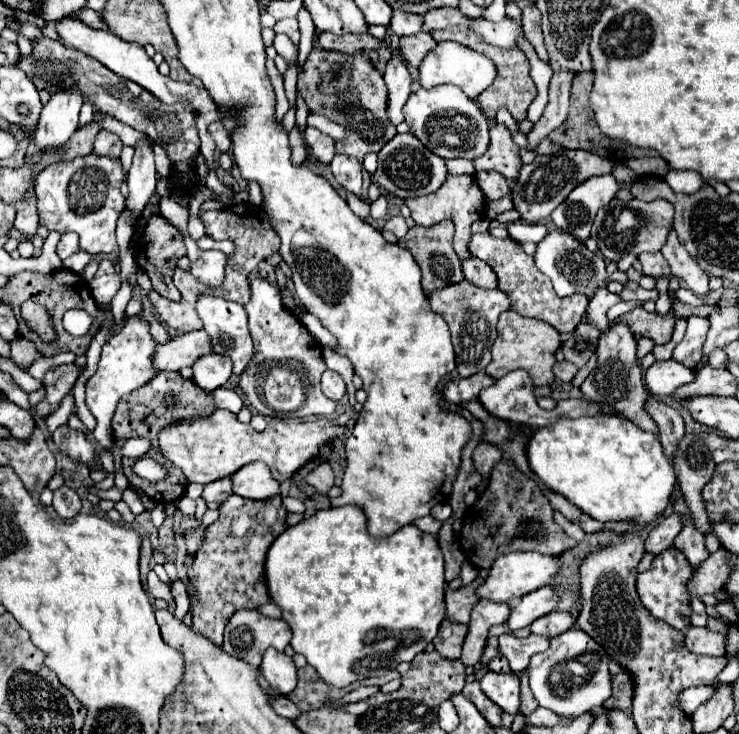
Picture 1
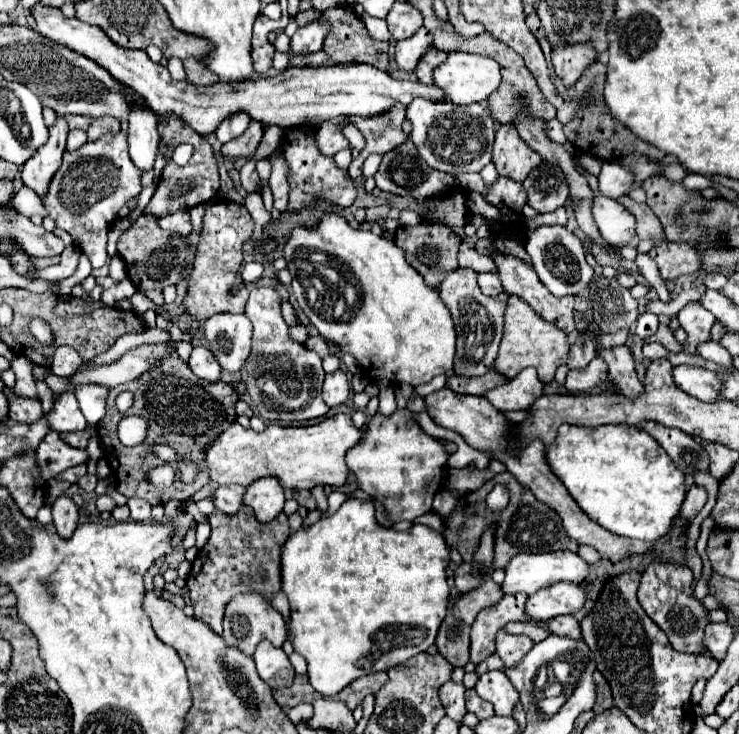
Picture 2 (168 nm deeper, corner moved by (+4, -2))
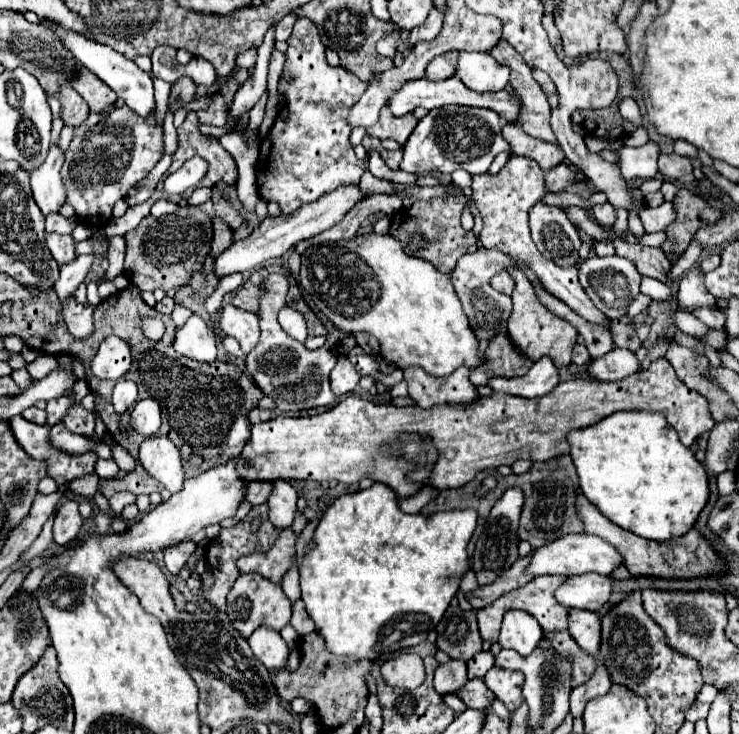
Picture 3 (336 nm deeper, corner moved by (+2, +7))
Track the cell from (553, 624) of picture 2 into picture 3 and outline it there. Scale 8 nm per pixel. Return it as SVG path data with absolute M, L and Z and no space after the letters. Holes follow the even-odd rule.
M570 609L568 611L568 631L572 639L590 655L596 655L600 641L600 617L594 611Z

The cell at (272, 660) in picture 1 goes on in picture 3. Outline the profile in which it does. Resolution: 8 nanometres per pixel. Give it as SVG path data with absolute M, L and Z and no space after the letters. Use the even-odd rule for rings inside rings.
M258 627L250 639L248 639L254 655L266 665L266 669L286 669L288 663L288 655L290 655L290 647L286 645L286 641L280 637L280 633L276 633L270 627Z

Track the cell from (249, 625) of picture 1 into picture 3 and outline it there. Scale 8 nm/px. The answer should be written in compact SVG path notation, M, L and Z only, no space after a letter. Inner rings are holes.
M256 573L250 575L240 575L234 583L234 587L228 593L228 609L226 615L230 615L234 627L240 631L242 637L250 637L254 633L254 629L266 625L272 627L274 631L280 631L284 625L288 625L290 621L290 599L284 595L282 587L278 583L272 583Z

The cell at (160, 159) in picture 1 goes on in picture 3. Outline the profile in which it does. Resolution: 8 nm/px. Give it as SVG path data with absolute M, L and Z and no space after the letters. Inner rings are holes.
M72 87L70 89L62 89L58 99L62 103L62 119L64 119L64 123L74 125L74 127L82 125L82 121L90 113L86 101L82 101L82 97Z

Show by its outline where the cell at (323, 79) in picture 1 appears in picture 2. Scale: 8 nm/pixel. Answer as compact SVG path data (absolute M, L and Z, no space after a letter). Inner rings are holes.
M394 106L388 114L382 116L372 116L372 118L352 118L356 128L364 134L366 138L366 148L360 152L360 156L350 163L348 173L351 178L362 176L362 166L370 154L386 154L400 144L408 140L408 136L402 132L402 122L406 118L406 108L404 106Z

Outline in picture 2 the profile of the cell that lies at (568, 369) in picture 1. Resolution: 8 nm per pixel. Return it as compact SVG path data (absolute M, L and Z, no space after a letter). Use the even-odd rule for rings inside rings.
M596 356L586 368L570 370L566 378L566 388L570 392L588 392L598 388L598 384L606 380L606 376L608 376L608 366L600 356Z

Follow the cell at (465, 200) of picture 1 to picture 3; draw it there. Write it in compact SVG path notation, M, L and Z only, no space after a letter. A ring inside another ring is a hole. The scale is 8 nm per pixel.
M506 267L506 271L510 273L510 277L514 279L516 287L512 293L512 301L514 301L514 309L512 315L508 319L508 339L512 341L512 345L524 353L528 359L536 361L544 355L548 355L556 367L566 367L570 363L570 355L572 355L572 347L576 343L578 331L564 319L556 317L554 313L550 313L536 297L532 283L528 281L528 277L518 269L518 267Z

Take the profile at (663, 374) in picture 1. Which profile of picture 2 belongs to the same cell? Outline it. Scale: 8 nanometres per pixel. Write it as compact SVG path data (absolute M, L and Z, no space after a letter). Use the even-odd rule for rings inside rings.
M676 366L672 374L678 388L702 402L718 402L722 398L722 382L716 372L698 366Z

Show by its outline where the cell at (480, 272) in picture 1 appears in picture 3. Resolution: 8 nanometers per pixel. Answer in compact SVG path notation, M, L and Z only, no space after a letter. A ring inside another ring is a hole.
M500 271L498 275L494 275L494 277L490 279L490 285L492 285L496 291L504 293L504 295L510 295L512 289L514 289L514 281L512 281L512 277L510 277L506 271Z

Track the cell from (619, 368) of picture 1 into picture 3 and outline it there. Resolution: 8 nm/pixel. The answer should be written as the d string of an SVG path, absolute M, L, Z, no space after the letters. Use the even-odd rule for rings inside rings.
M592 255L592 257L588 257L578 267L578 279L580 279L582 287L586 289L588 297L592 299L592 303L610 319L624 317L628 311L628 305L640 293L640 273L634 269L634 263L630 263L618 255L612 255L612 257Z

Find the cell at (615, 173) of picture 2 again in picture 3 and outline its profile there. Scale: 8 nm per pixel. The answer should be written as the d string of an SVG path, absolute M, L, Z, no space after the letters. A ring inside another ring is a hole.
M648 141L642 147L620 147L614 151L618 155L618 169L626 177L626 181L642 183L644 179L656 177L656 159L660 155L660 149L656 143Z

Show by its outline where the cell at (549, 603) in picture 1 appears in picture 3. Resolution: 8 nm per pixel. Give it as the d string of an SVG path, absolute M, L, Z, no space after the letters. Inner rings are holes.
M582 573L568 577L554 593L556 601L564 607L578 607L596 611L610 595L610 577L598 573Z

